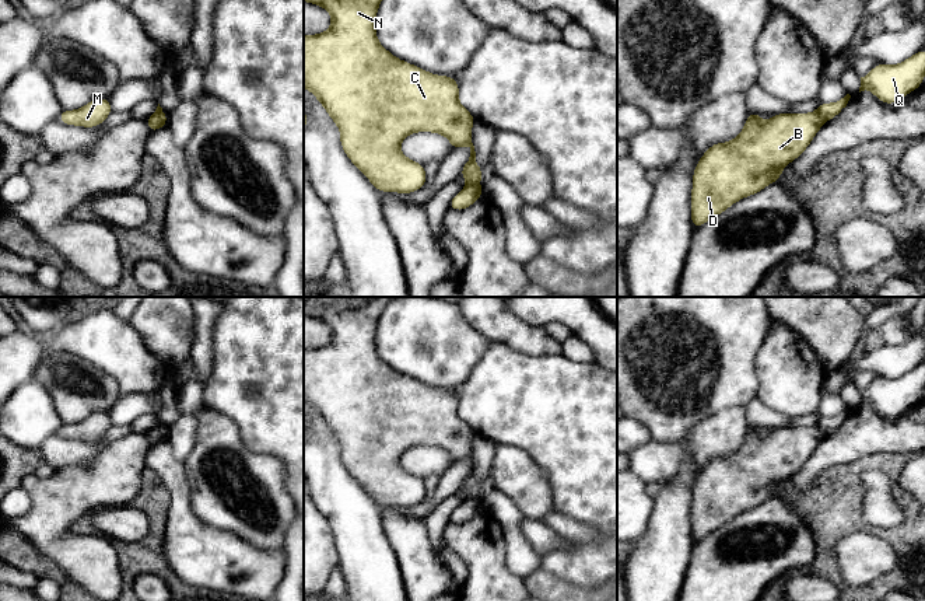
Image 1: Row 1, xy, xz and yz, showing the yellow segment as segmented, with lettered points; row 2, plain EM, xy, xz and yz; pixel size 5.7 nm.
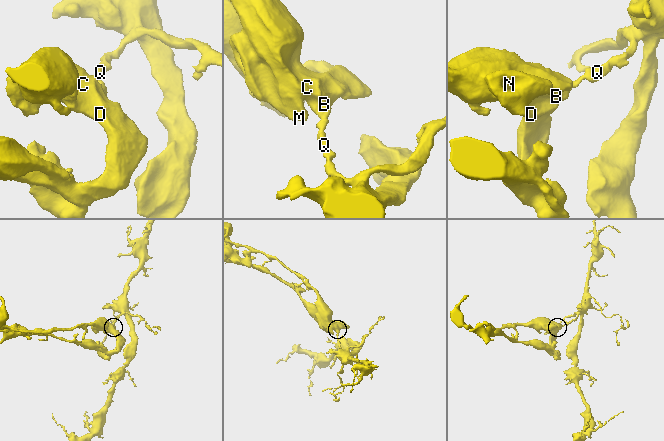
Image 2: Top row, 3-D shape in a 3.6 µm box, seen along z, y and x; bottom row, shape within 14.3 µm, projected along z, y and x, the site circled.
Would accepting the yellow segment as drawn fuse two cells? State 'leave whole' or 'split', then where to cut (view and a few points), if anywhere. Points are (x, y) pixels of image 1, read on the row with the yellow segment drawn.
split; cut xz (466, 185), (479, 187)

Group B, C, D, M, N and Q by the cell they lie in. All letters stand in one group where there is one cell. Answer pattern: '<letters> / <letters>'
B C D M N / Q

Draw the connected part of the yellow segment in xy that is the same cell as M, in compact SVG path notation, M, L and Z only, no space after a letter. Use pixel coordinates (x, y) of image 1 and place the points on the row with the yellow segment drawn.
M95 98L80 109L63 109L57 116L64 125L95 127L112 113L109 98Z

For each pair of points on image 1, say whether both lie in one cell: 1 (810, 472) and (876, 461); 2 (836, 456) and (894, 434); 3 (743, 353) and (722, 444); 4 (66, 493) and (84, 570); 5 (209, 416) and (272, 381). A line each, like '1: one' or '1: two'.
1: two
2: one
3: two
4: one
5: two

